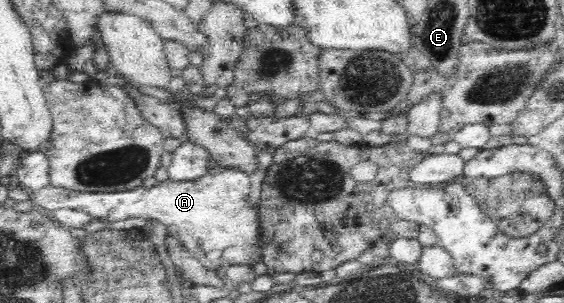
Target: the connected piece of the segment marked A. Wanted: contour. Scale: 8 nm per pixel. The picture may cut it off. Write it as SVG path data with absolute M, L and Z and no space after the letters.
M224 168L218 174L204 174L184 182L158 182L152 188L143 185L124 192L77 192L46 186L31 192L34 210L52 214L62 208L86 212L92 219L111 224L130 218L144 218L160 222L182 244L182 248L206 269L222 272L234 265L256 262L256 248L260 248L259 208L248 203L251 192L250 176L242 169Z

